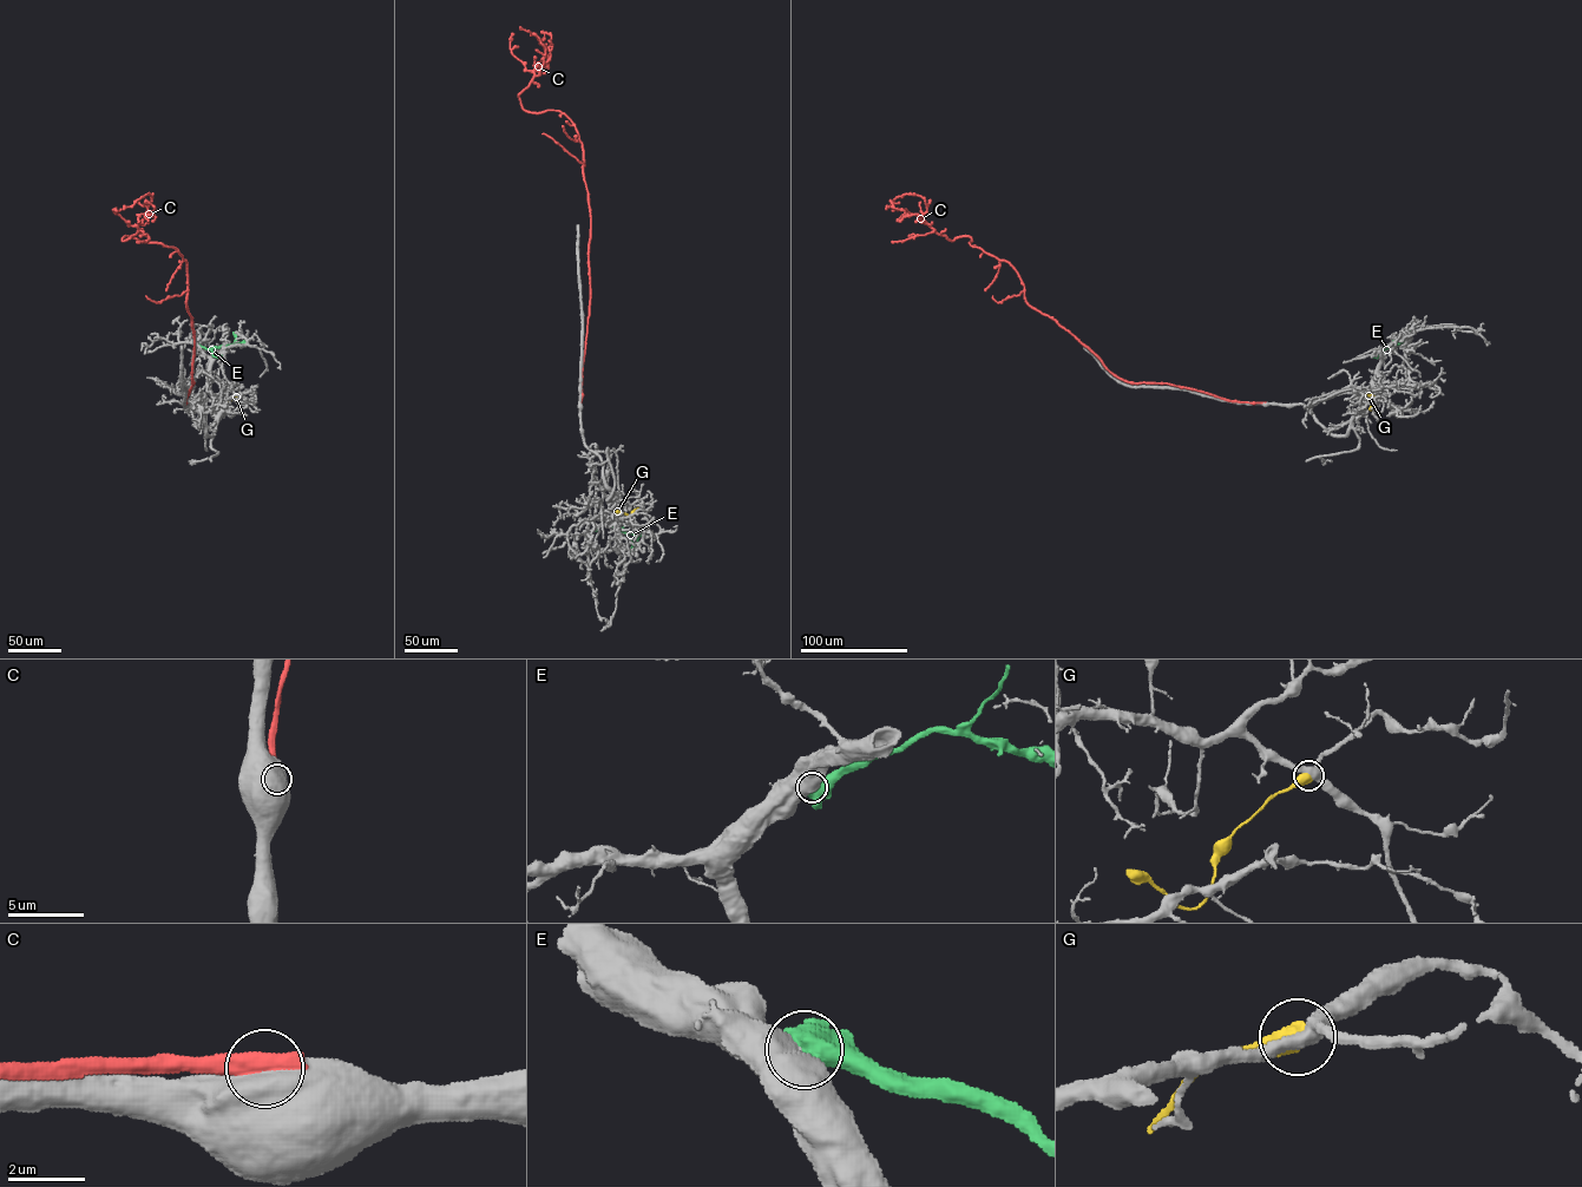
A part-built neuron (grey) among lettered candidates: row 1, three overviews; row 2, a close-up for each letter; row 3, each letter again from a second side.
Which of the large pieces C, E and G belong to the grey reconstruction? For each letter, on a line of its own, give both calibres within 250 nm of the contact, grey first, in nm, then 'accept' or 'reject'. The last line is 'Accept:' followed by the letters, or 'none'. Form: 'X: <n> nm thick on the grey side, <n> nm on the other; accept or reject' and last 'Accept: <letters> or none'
C: 800 nm thick on the grey side, 550 nm on the other; reject
E: 700 nm thick on the grey side, 800 nm on the other; reject
G: 400 nm thick on the grey side, 600 nm on the other; reject
Accept: none

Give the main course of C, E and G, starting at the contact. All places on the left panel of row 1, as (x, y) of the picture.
C: (184, 402), (195, 347), (186, 262), (174, 247), (123, 241), (138, 230), (152, 196), (123, 209)
E: (198, 346), (210, 348), (230, 345), (236, 339), (235, 332)
G: (242, 393), (220, 410)

